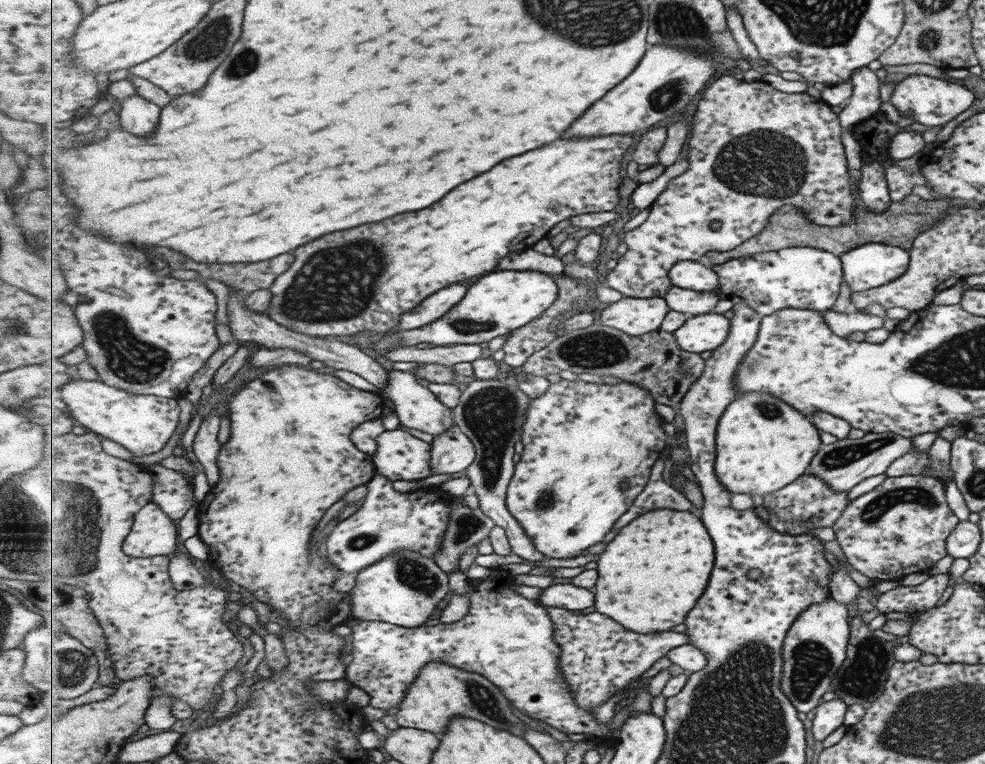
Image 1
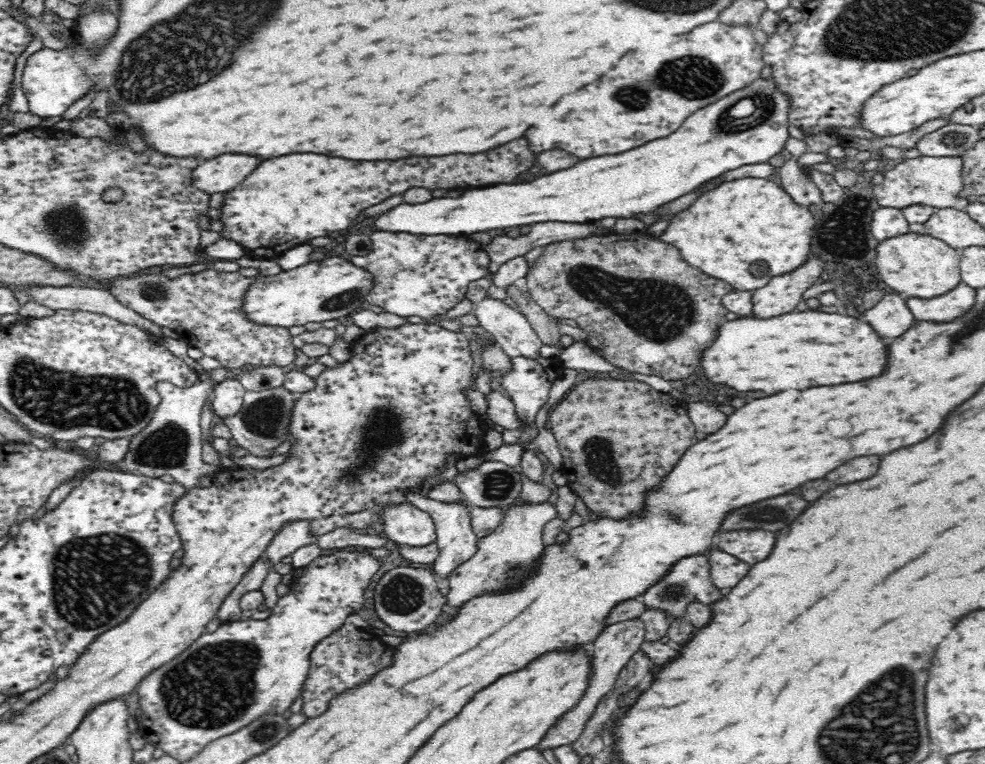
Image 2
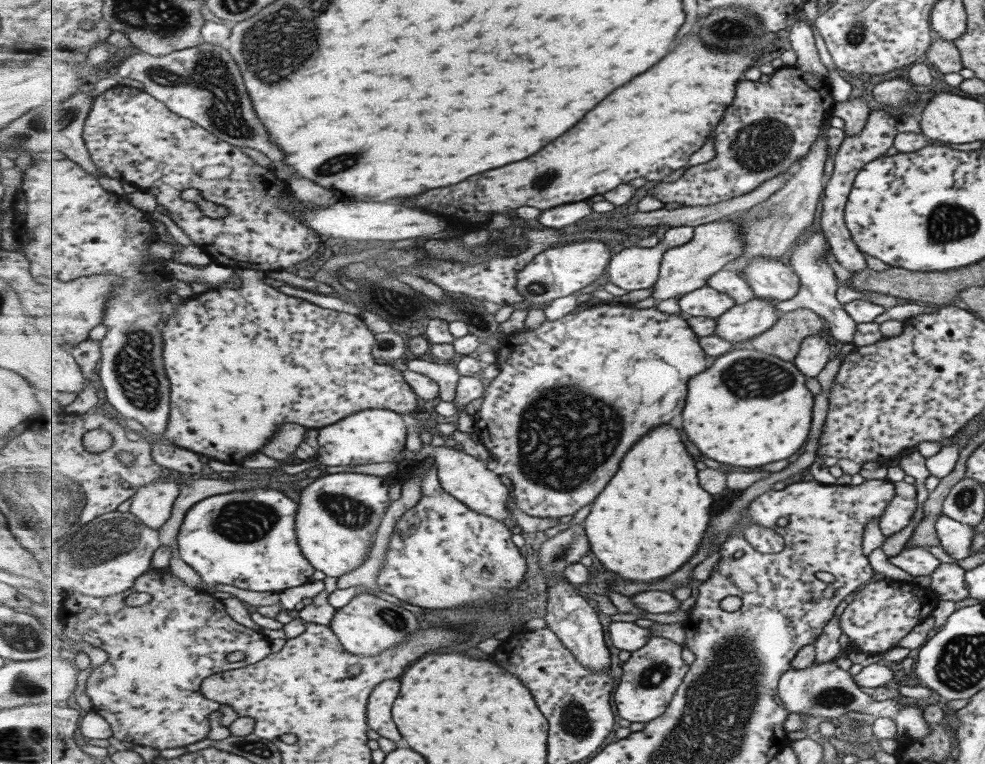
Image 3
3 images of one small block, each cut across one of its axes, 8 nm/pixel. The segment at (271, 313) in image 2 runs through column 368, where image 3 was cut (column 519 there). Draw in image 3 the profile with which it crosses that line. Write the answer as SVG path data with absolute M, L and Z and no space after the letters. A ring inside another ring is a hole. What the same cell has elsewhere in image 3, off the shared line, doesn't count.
M594 239L544 250L520 273L517 288L525 296L526 305L545 304L547 306L557 298L578 294L579 290L591 286L600 276L603 276L605 268L609 267L613 257L613 252L607 244Z

